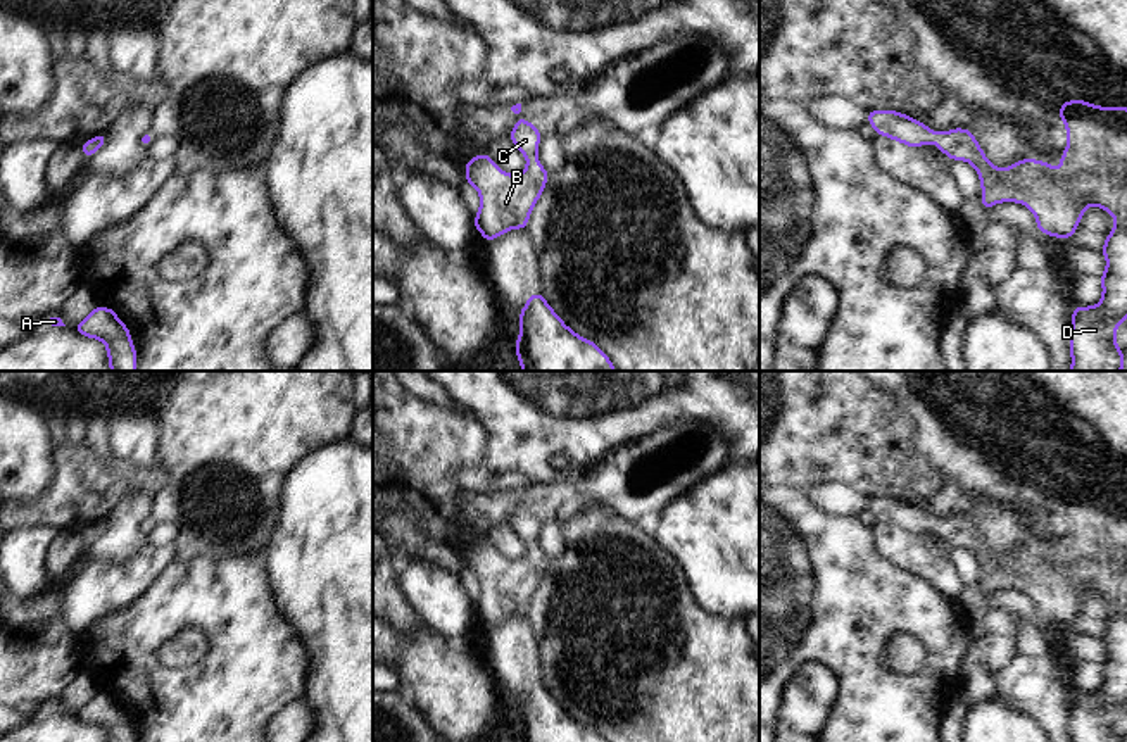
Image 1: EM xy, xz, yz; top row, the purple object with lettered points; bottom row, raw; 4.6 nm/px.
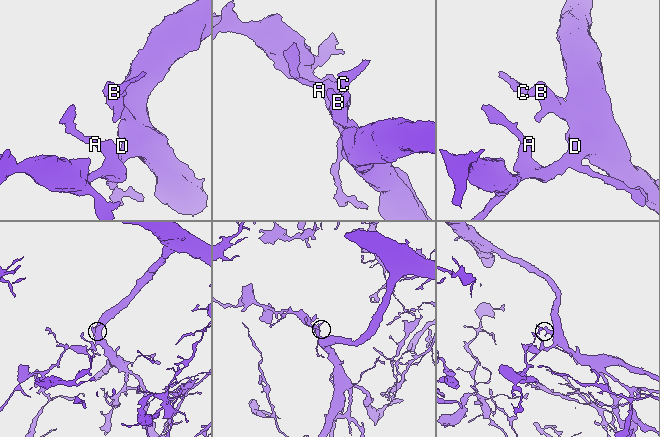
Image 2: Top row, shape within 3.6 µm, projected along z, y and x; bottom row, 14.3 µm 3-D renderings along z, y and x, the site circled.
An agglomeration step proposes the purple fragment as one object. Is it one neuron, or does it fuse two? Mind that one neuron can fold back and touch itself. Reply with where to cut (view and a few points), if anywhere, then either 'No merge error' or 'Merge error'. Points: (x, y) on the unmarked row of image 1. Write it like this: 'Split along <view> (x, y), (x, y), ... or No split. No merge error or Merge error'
No split. No merge error

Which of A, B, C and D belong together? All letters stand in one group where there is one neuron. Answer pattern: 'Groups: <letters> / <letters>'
Groups: A B C D

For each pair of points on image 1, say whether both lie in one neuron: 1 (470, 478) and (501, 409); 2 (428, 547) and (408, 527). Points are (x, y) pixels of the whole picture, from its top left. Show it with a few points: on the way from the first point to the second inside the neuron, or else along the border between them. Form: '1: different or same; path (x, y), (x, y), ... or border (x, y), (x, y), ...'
1: different; border (482, 466), (497, 475)
2: same; path (423, 542), (413, 532)

